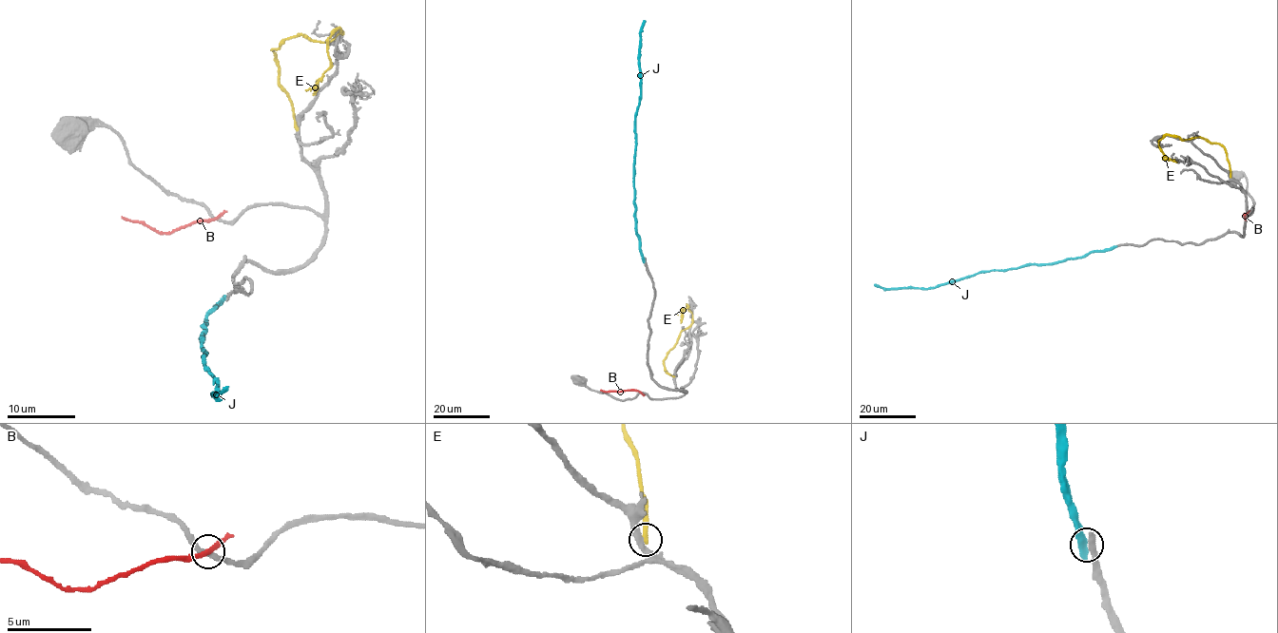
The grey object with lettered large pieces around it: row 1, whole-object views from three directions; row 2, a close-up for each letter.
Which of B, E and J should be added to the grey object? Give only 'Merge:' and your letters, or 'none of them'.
Merge: none of them

